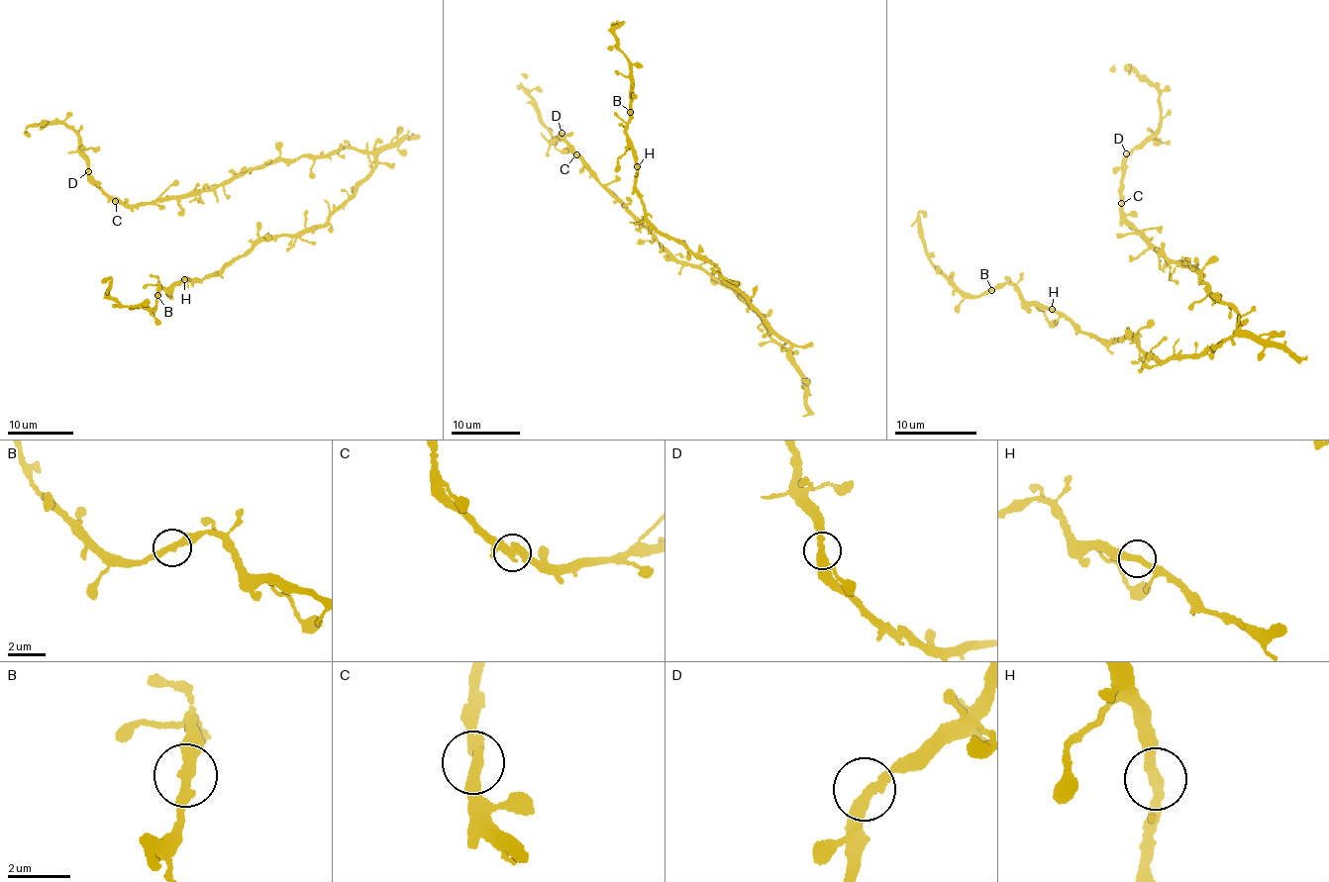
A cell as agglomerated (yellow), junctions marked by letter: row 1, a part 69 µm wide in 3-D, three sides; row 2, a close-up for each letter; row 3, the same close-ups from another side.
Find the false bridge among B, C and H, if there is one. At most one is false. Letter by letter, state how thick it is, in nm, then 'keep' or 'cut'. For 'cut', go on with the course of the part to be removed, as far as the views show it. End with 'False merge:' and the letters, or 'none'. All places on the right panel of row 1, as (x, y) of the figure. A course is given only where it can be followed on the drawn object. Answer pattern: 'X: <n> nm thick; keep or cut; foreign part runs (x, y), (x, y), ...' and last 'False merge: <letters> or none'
B: 340 nm thick; keep
C: 340 nm thick; keep
H: 320 nm thick; keep
False merge: none

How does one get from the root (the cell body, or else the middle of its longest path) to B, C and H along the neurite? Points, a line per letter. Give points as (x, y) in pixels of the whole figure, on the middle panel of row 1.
B: (790, 346), (714, 265), (655, 228), (646, 217), (636, 187), (635, 150), (626, 131), (631, 112)
C: (790, 346), (785, 347), (774, 342), (762, 320), (731, 289), (703, 269), (676, 258), (605, 188), (576, 154)
H: (790, 346), (714, 265), (655, 228), (636, 187), (637, 166)

